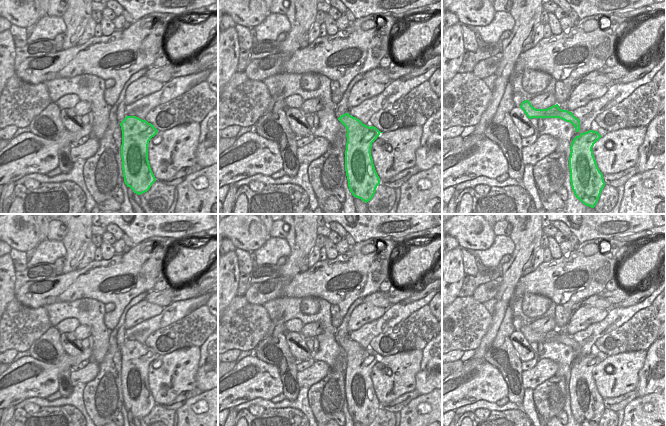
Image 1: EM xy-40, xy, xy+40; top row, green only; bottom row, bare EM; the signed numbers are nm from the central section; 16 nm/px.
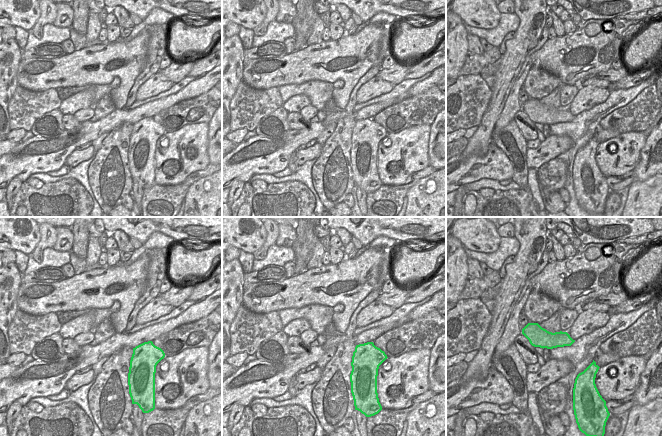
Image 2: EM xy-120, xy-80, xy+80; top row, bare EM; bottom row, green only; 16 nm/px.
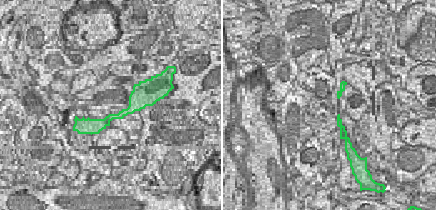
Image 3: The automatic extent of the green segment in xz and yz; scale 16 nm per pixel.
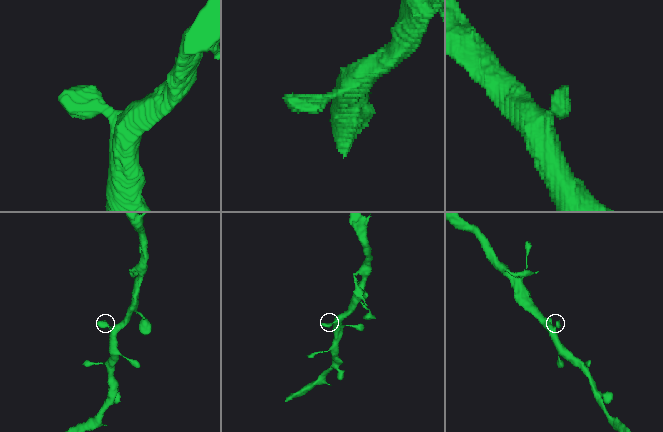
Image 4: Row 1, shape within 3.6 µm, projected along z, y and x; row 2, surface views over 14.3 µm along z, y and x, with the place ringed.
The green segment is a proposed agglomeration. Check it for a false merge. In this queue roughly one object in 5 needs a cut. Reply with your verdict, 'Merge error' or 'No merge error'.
No merge error.

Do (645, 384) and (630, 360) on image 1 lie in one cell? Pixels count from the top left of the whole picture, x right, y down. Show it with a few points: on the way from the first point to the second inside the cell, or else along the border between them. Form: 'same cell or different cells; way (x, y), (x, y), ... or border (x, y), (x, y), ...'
different cells; border (647, 350), (644, 364), (638, 372), (636, 389)

